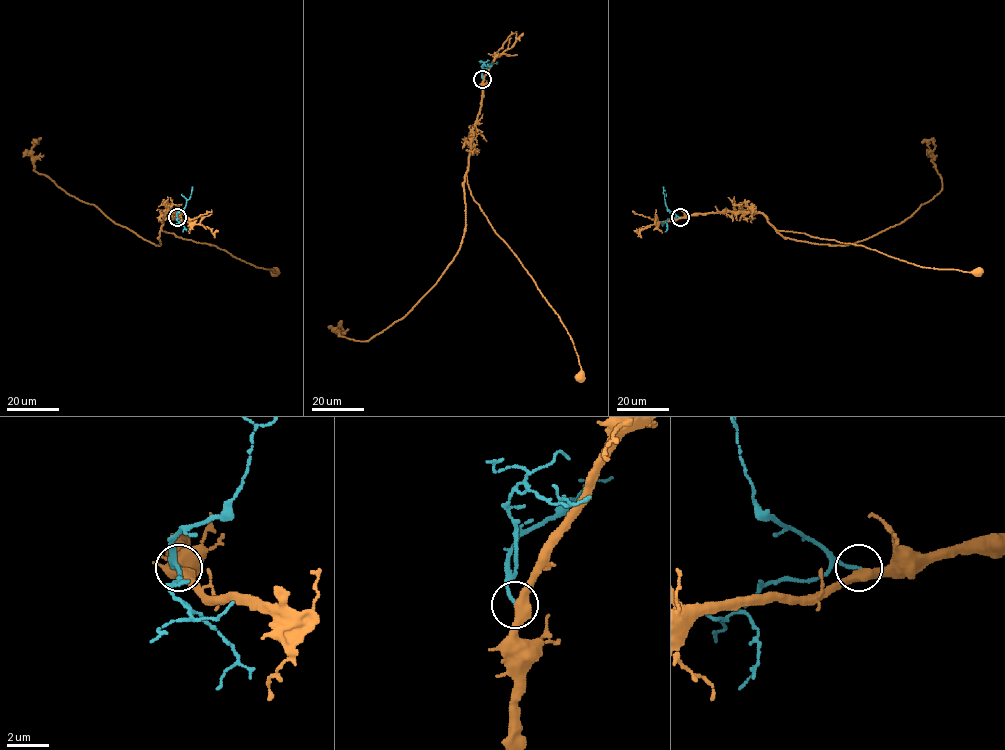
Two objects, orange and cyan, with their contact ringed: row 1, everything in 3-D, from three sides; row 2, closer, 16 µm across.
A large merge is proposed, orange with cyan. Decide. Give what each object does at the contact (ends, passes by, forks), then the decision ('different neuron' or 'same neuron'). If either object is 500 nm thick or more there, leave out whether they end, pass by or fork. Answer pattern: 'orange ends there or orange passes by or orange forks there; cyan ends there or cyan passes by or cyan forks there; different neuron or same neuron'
orange passes by; cyan ends there; different neuron

